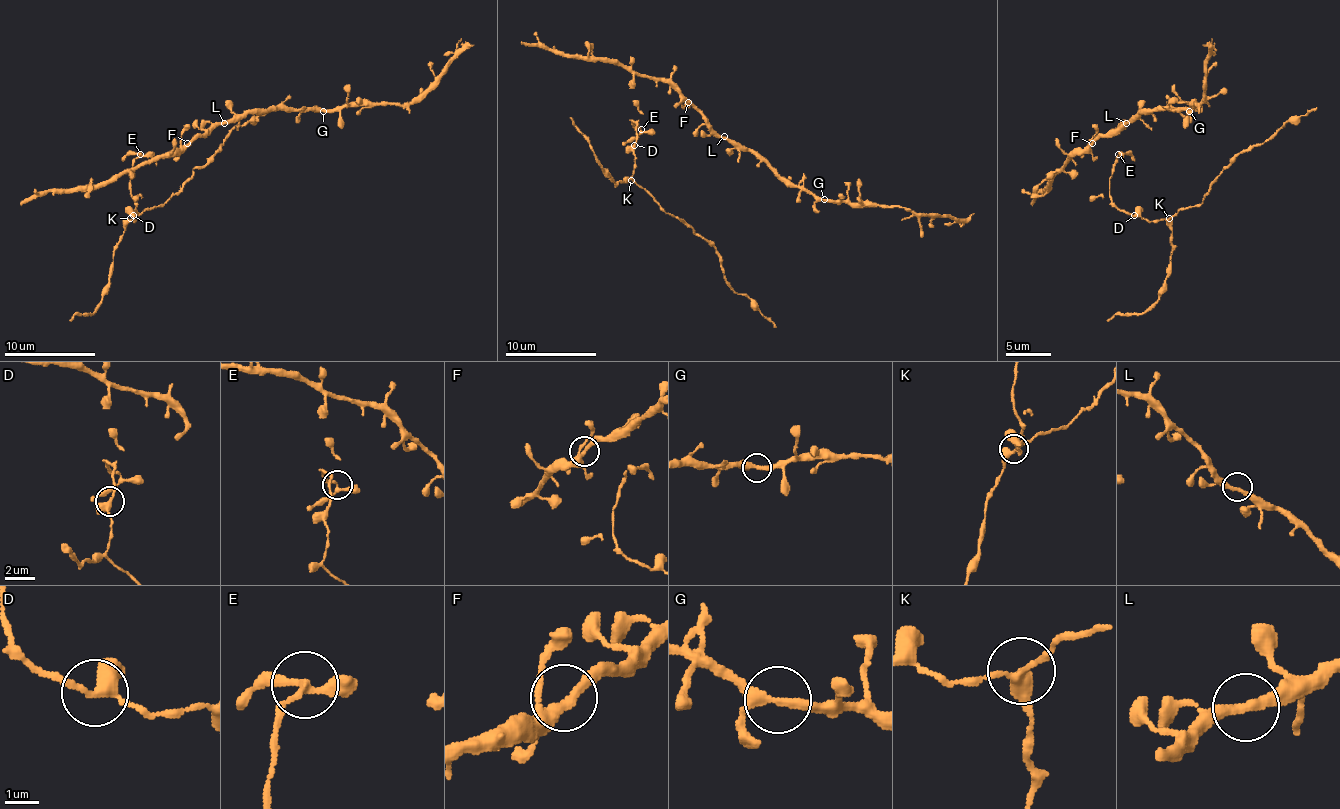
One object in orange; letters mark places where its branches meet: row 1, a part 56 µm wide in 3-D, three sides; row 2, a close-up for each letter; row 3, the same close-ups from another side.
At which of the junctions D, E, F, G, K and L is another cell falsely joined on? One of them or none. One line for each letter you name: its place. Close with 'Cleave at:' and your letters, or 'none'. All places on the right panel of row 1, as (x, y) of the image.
Cleave at: none

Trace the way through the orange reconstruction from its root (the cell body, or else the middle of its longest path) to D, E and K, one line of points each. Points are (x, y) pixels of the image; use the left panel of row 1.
D: (153, 152), (140, 154), (133, 164), (133, 216)
E: (153, 152), (140, 154)
K: (153, 152), (140, 154), (133, 164), (130, 198), (135, 202), (135, 220), (130, 218)

